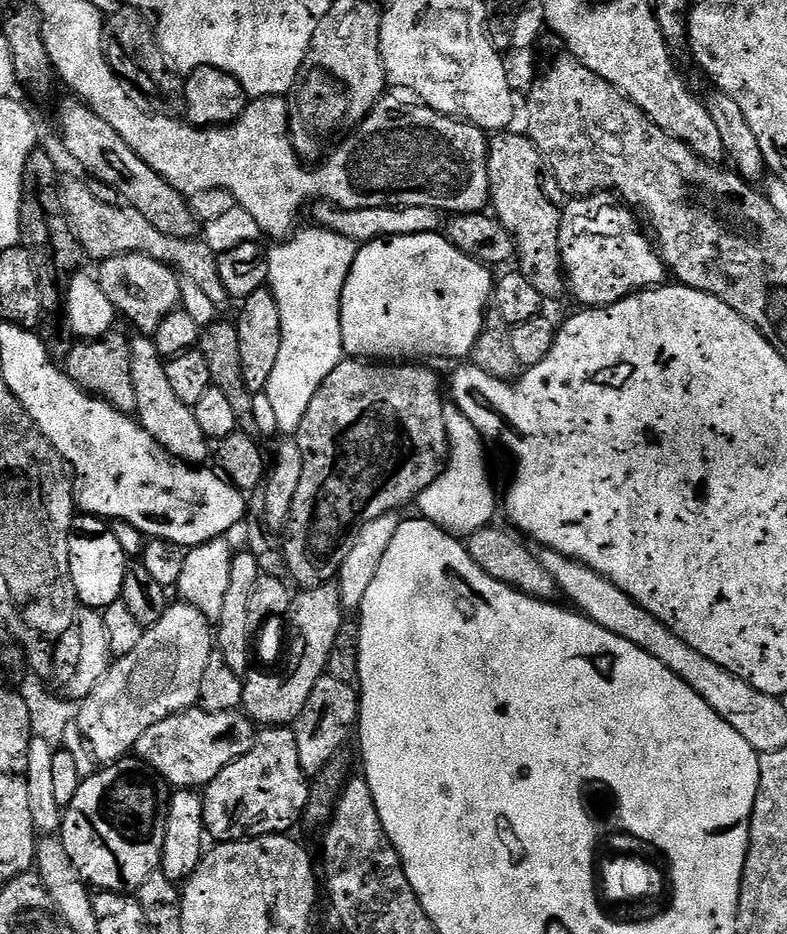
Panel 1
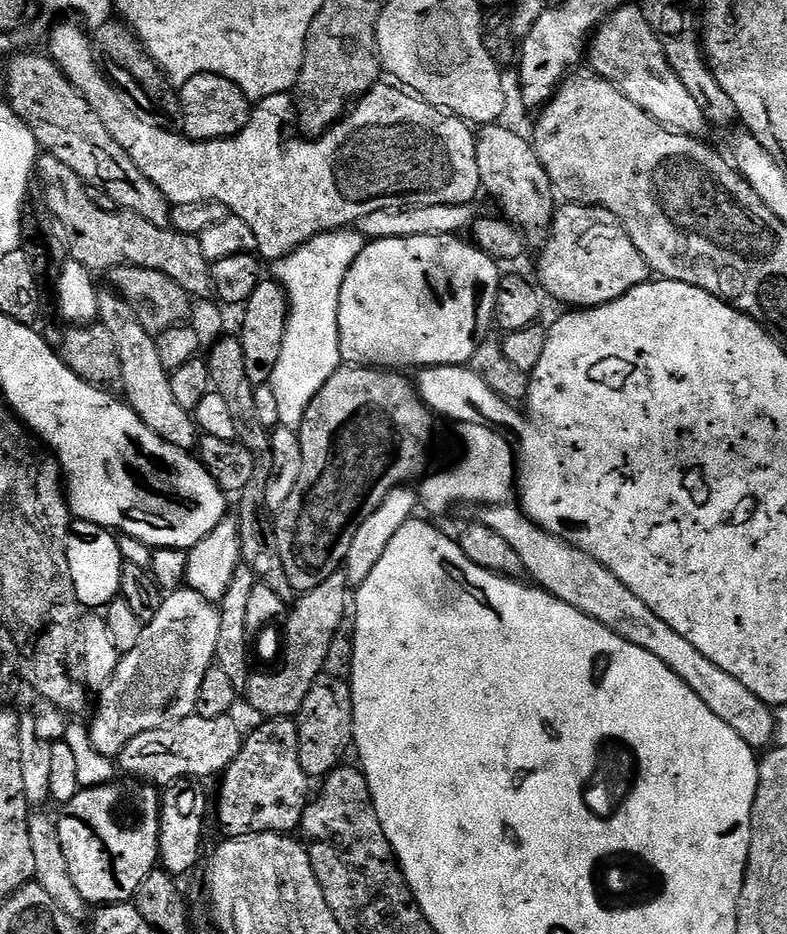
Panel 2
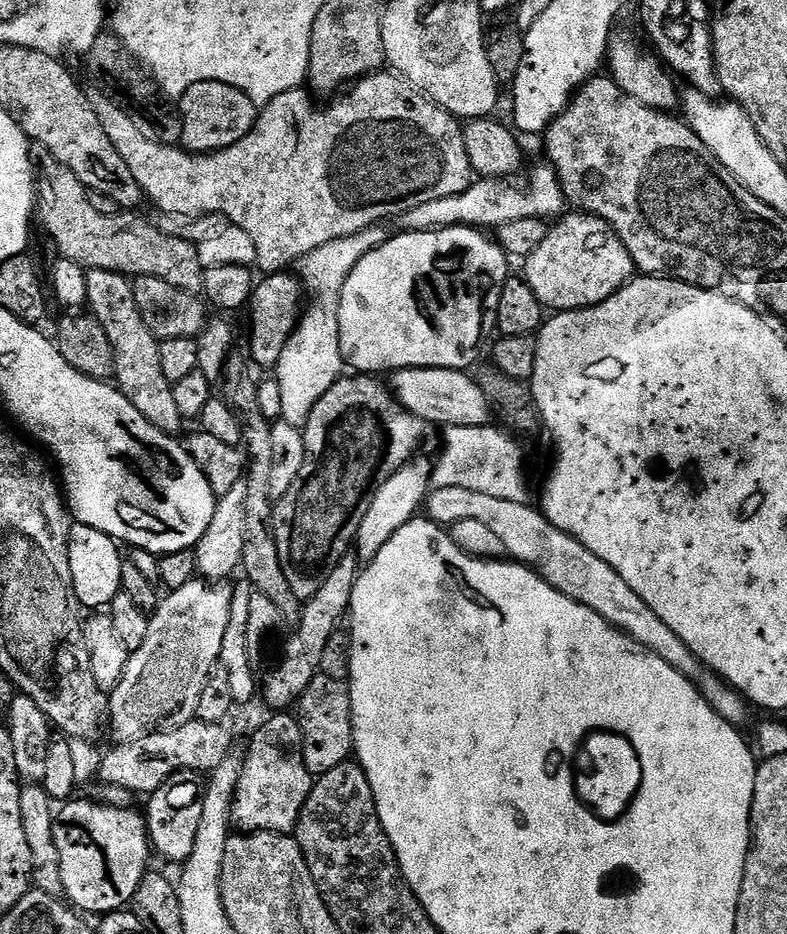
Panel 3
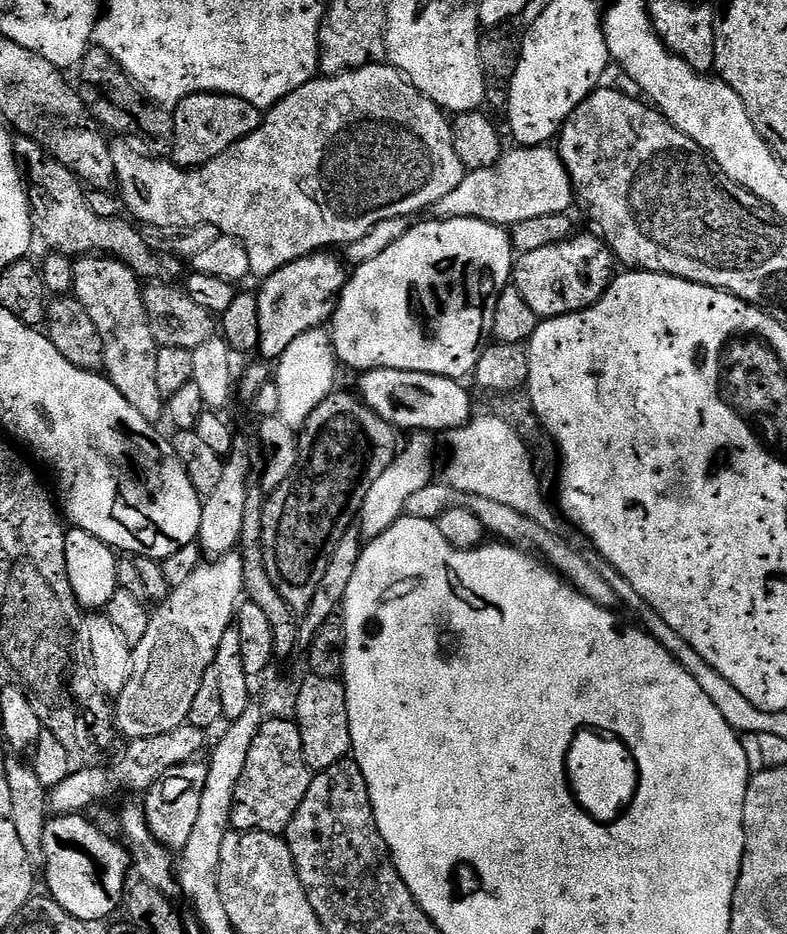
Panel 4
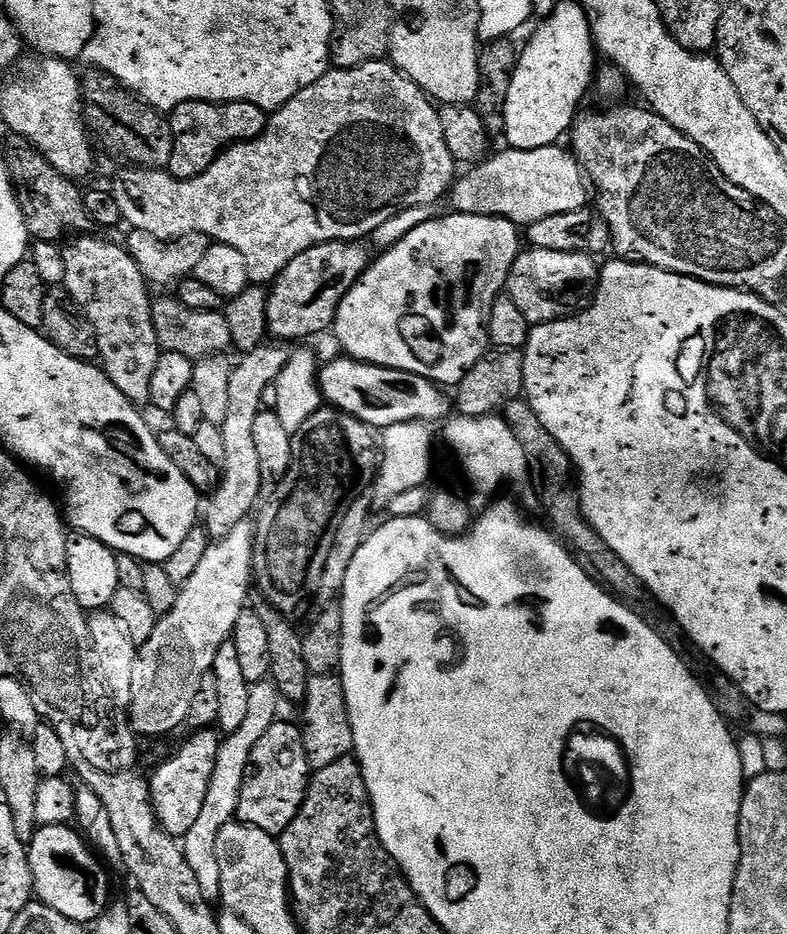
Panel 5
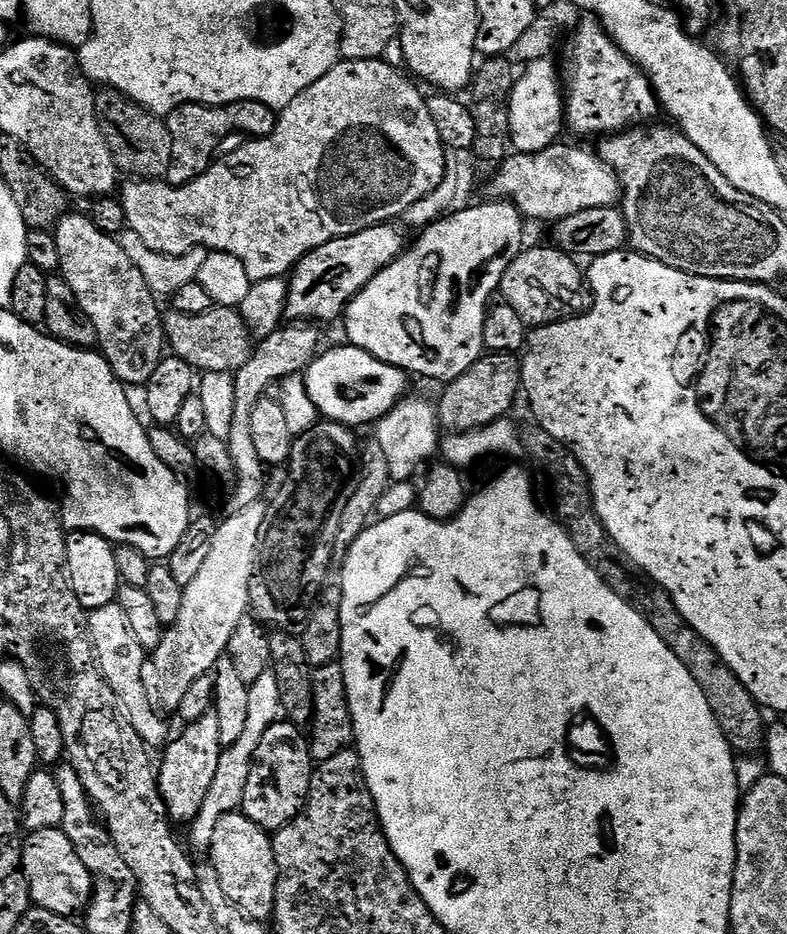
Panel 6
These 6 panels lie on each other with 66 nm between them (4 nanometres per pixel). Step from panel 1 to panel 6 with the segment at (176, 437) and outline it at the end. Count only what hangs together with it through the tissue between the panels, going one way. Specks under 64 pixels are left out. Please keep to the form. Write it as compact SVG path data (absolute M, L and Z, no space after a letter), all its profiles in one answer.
M65 214L61 216L54 229L54 235L58 242L58 258L60 266L59 275L64 277L70 290L74 290L74 298L78 298L78 306L94 322L96 331L97 347L101 355L106 357L107 364L120 383L130 387L143 386L150 380L154 371L158 368L166 352L166 341L164 339L164 317L162 308L159 308L157 297L153 296L146 278L142 278L142 270L130 262L126 250L122 250L119 239L114 236L102 234L98 226L89 220L87 215L72 216Z

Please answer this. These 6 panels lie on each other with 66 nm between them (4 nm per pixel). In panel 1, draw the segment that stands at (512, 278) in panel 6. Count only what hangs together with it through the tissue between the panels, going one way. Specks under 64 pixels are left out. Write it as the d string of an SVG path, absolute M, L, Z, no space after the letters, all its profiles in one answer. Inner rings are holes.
M600 194L573 199L571 204L576 211L576 217L572 224L576 227L576 233L573 236L565 235L560 241L567 287L571 295L576 295L584 306L617 304L634 292L665 283L664 260L654 247L653 241L640 233L635 211L629 210L623 203L615 202L616 204L608 204L604 208L605 214L612 220L605 224L599 224L596 220L588 221L591 216L599 214L604 200L605 197ZM575 244L580 245L575 248ZM584 244L589 244L592 248L587 248Z

